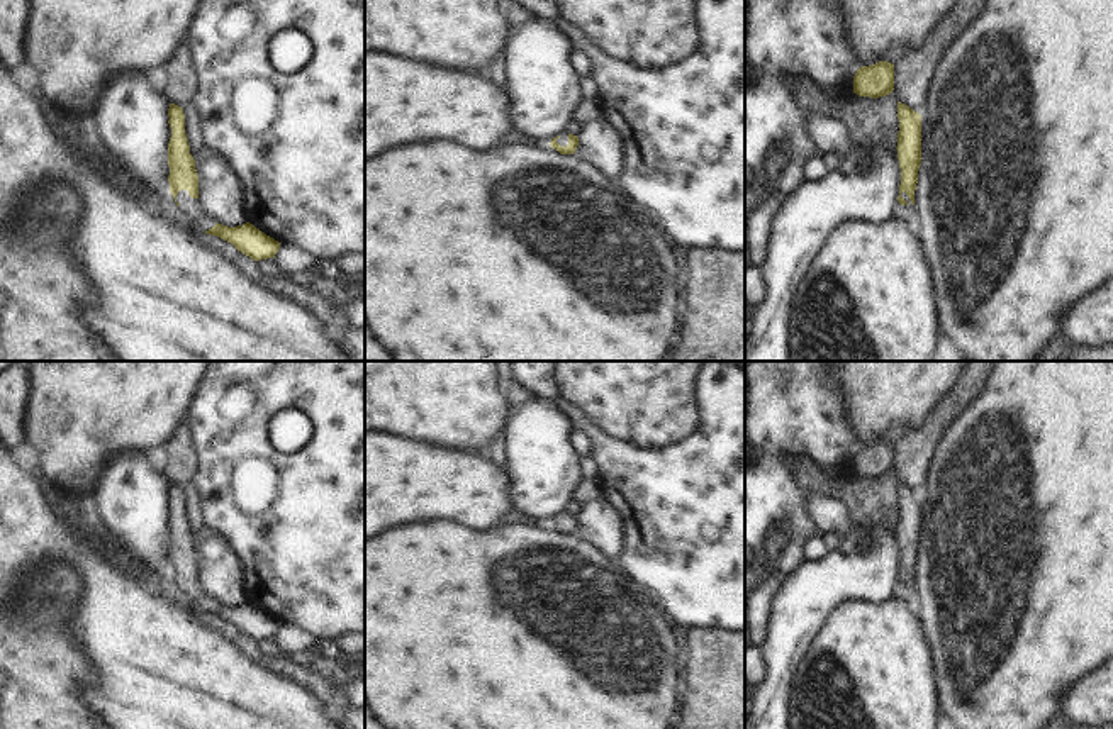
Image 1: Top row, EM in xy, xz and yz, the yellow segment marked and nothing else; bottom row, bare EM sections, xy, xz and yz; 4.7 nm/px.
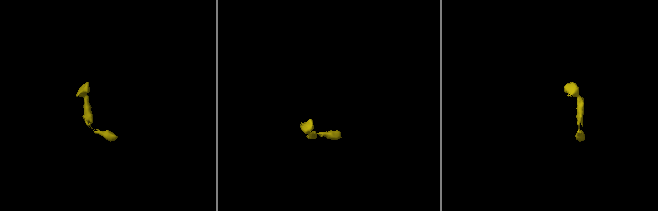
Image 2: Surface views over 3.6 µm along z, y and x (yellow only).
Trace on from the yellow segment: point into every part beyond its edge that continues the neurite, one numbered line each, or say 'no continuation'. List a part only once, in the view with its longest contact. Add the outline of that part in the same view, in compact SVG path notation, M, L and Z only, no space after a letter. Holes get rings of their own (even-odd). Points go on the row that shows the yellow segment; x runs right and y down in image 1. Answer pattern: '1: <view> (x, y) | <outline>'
1: xy (190, 216) | M187 190L178 192L176 202L180 207L175 222L182 224L187 231L204 237L217 224L202 210L199 198L192 198Z

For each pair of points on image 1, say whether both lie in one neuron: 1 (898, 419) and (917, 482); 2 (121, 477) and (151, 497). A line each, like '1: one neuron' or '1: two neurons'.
1: two neurons
2: one neuron

